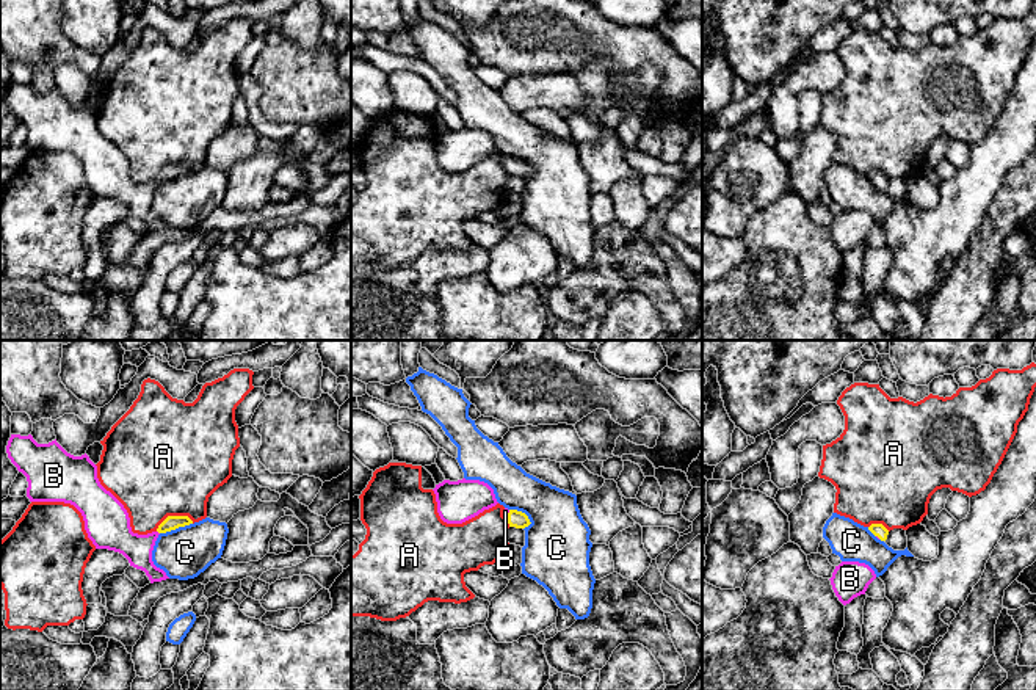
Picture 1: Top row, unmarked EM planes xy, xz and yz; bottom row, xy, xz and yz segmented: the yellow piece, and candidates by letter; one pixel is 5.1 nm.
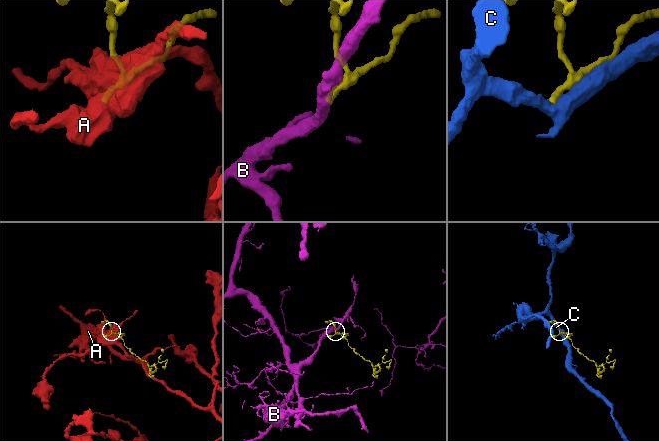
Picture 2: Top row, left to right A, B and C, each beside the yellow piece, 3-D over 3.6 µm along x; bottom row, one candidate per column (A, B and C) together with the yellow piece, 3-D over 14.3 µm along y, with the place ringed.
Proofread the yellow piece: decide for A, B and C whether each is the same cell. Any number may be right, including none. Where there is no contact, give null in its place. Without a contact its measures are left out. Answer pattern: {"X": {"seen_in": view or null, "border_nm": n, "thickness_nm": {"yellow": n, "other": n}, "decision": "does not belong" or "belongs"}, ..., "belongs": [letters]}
{"A": {"seen_in": "xy", "border_nm": 200, "thickness_nm": {"yellow": 80, "other": 500}, "decision": "does not belong"}, "B": {"seen_in": "xz", "border_nm": 50, "thickness_nm": {"yellow": 90, "other": 30}, "decision": "belongs"}, "C": {"seen_in": "xy", "border_nm": 180, "thickness_nm": {"yellow": 80, "other": 260}, "decision": "does not belong"}, "belongs": ["B"]}

